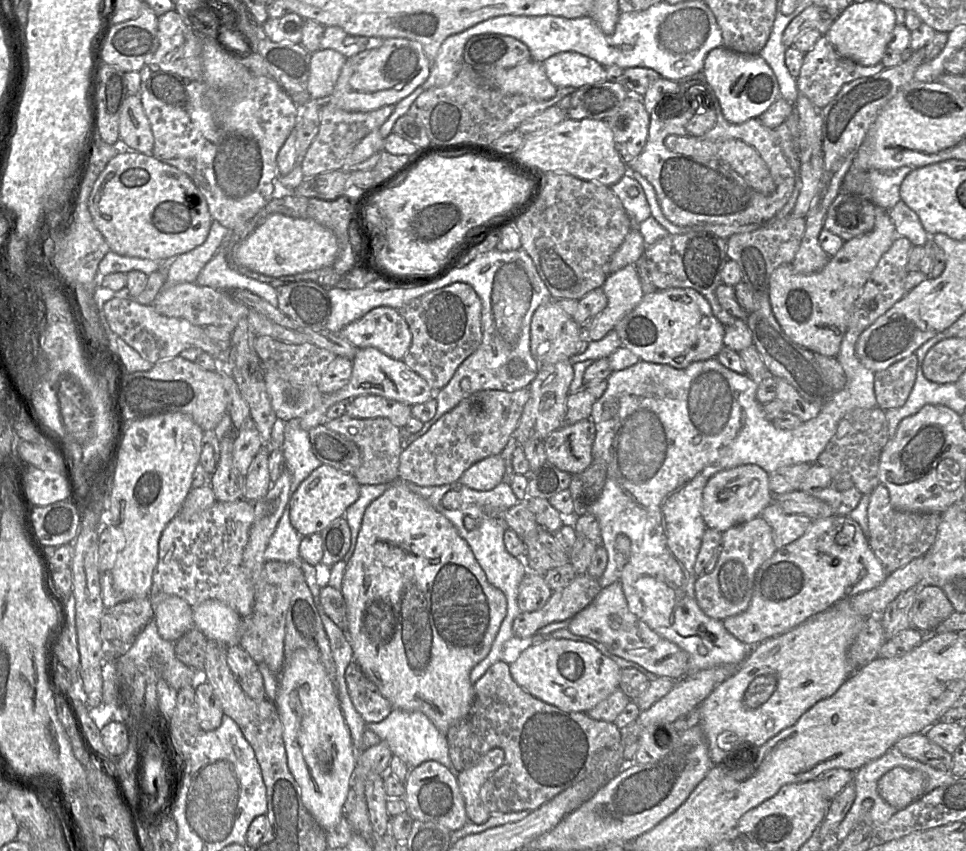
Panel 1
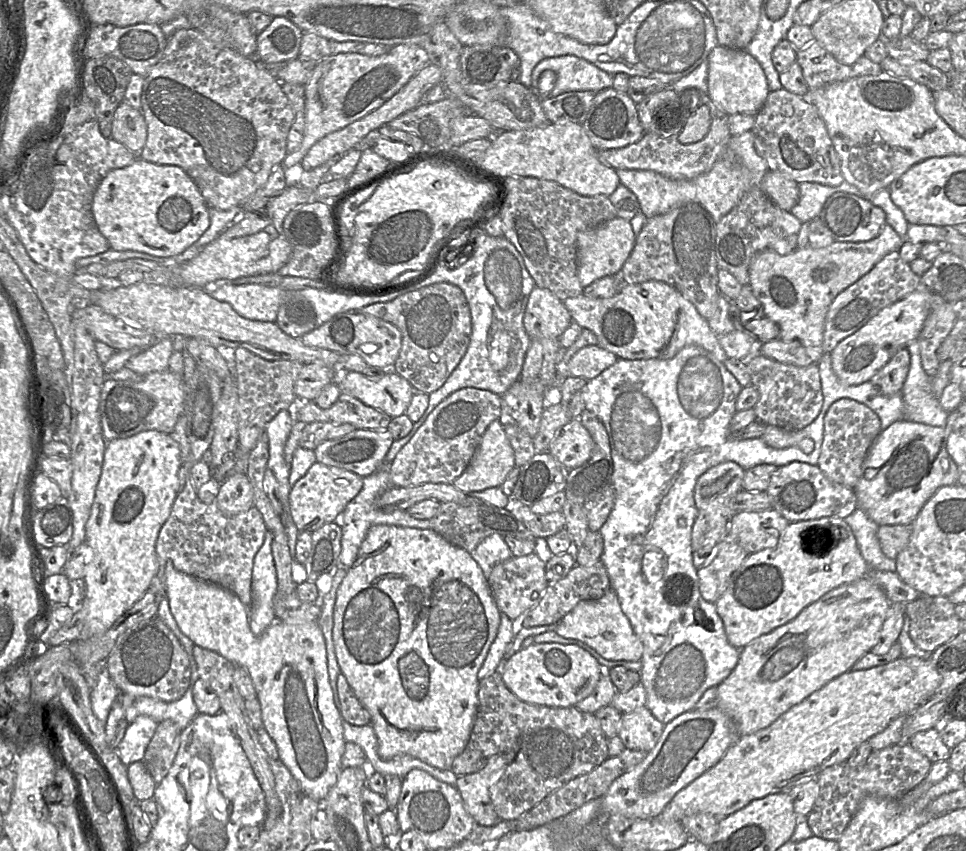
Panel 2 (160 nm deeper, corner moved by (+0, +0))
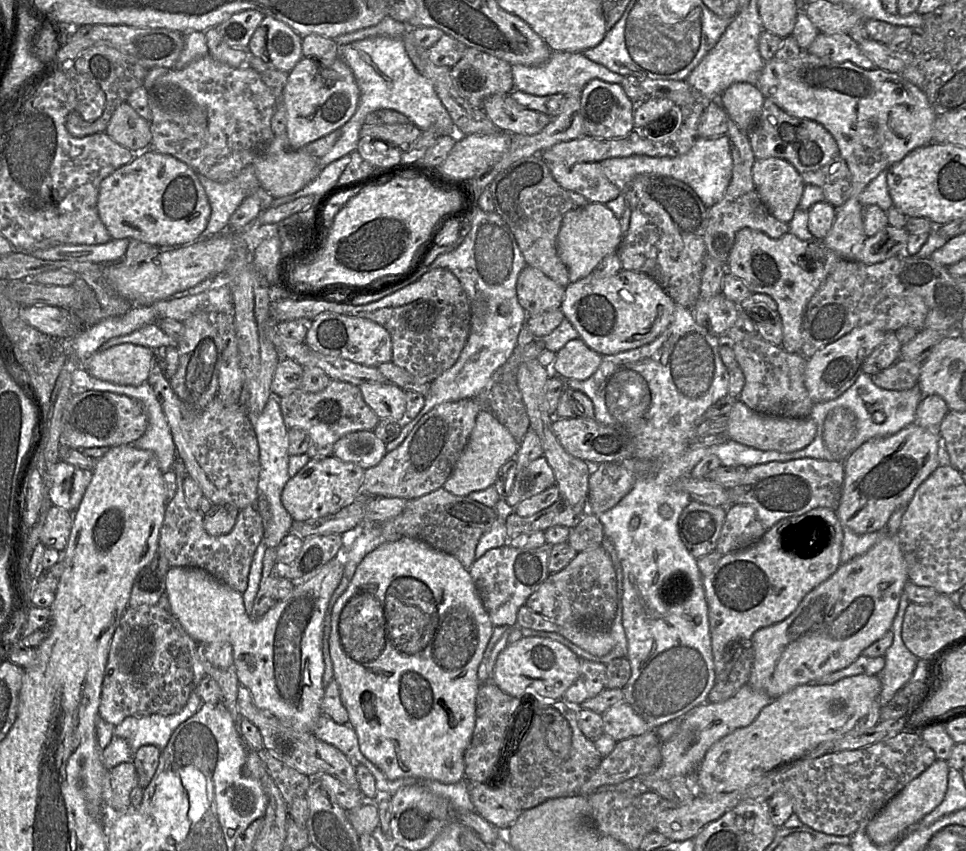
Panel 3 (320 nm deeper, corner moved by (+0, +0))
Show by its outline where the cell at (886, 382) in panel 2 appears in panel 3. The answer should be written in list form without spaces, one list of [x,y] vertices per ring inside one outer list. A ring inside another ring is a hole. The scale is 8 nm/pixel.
[[[900,256],[871,265],[855,260],[838,261],[807,305],[802,323],[803,344],[800,354],[808,359],[854,328],[871,324],[884,331],[885,337],[866,358],[862,371],[874,375],[896,363],[900,359],[902,343],[895,331],[906,326],[916,331],[923,330],[930,310],[921,296],[902,284],[900,269]]]

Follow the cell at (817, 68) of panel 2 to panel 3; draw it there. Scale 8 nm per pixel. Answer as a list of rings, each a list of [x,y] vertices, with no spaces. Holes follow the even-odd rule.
[[[819,32],[806,51],[835,63],[851,62],[865,70],[877,68],[848,34]]]

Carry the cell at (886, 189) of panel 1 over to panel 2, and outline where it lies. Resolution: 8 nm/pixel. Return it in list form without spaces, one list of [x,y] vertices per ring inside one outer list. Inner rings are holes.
[[[843,181],[839,186],[829,186],[817,182],[799,184],[799,201],[791,212],[801,222],[810,222],[817,218],[827,199],[837,192],[847,192],[858,196],[861,192],[854,185]]]

